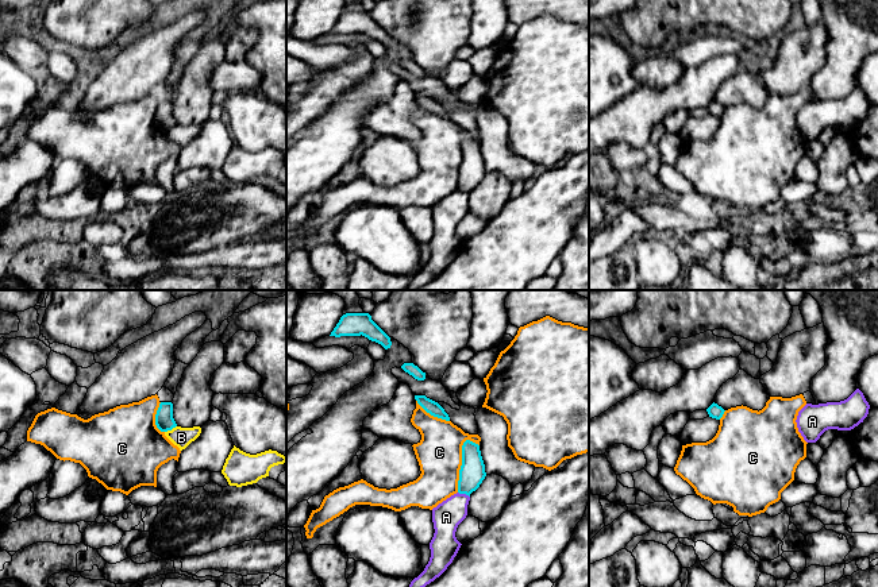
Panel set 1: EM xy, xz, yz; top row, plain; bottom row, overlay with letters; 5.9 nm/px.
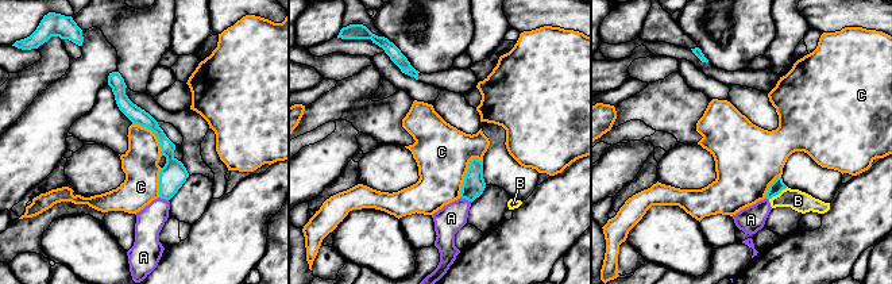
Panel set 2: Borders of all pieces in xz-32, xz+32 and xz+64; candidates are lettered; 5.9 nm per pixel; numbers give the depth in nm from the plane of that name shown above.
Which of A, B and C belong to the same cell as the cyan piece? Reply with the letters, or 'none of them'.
none of them

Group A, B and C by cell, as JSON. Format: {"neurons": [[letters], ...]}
{"neurons": [["A"], ["B"], ["C"]]}

